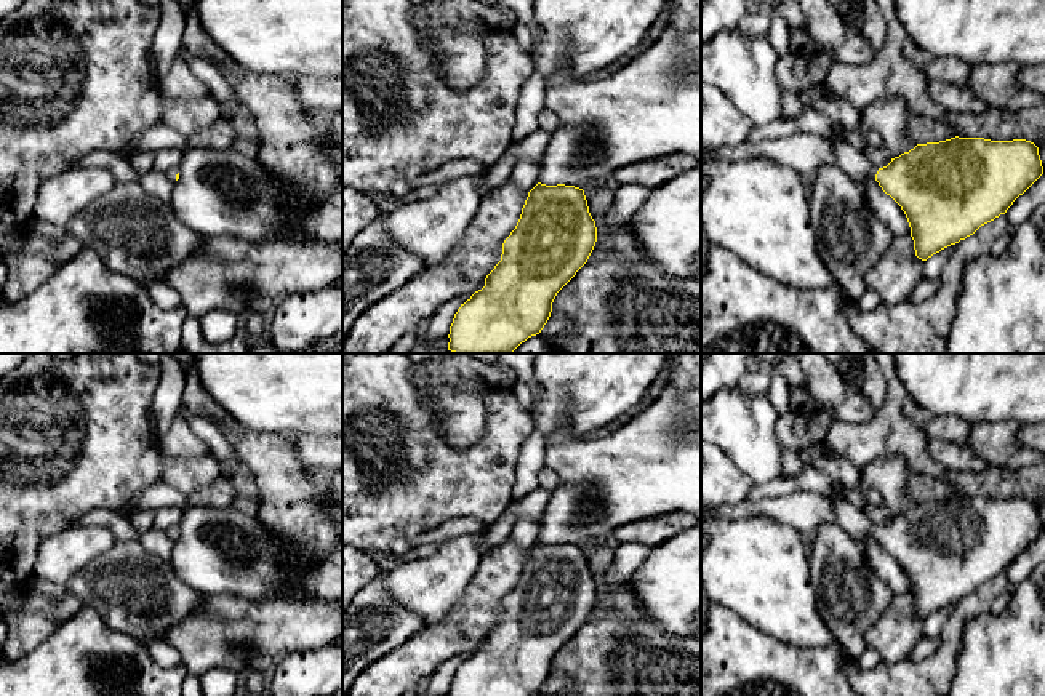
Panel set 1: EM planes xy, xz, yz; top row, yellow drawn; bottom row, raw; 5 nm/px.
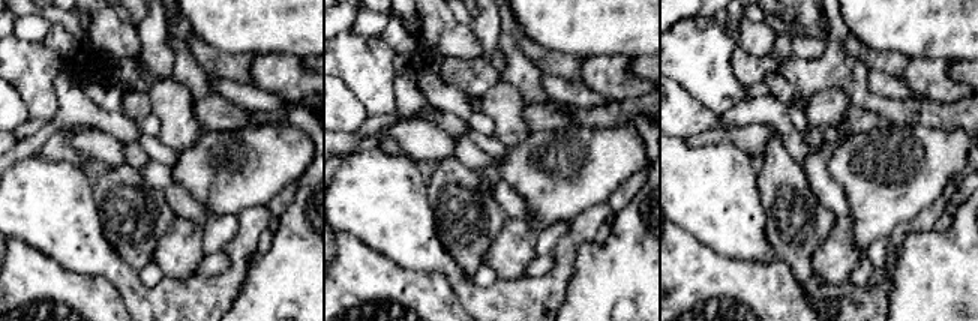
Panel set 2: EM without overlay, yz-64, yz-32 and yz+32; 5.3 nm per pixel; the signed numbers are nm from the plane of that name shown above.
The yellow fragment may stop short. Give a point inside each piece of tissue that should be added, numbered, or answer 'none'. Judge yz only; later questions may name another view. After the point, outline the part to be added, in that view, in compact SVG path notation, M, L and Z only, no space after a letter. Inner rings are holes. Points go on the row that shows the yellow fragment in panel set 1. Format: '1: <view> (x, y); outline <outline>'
1: yz (852, 162); outline M807 106L802 115L797 118L779 117L768 125L755 126L747 138L747 142L759 142L763 139L775 139L795 133L815 133L831 141L835 152L835 165L850 179L856 182L866 178L875 179L879 168L874 166L863 152L856 150L845 139L839 139L835 136L834 126L835 125L826 114Z

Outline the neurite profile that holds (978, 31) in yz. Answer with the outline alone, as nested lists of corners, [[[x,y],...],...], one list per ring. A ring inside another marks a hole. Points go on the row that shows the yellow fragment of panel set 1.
[[[895,0],[909,38],[933,58],[962,58],[970,66],[1045,64],[1045,0]]]

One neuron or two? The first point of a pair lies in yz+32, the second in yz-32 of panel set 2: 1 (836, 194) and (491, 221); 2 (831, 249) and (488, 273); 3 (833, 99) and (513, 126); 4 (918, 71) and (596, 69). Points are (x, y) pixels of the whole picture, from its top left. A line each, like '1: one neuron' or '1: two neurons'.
1: two neurons
2: two neurons
3: one neuron
4: one neuron

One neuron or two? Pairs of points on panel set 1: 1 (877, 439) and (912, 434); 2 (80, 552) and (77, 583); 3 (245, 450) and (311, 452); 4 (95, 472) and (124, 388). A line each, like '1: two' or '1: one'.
1: one
2: two
3: two
4: one

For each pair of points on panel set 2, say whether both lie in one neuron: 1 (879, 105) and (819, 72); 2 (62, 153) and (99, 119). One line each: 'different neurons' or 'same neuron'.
1: same neuron
2: different neurons

